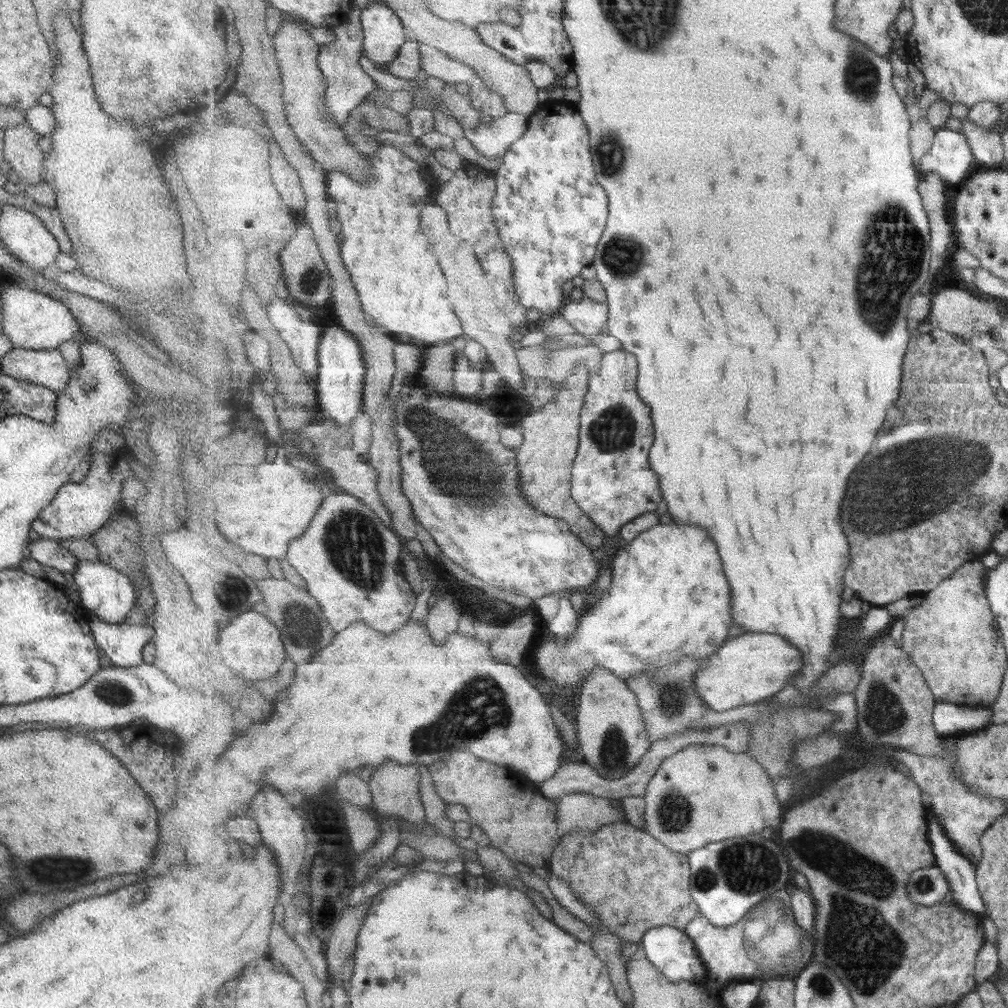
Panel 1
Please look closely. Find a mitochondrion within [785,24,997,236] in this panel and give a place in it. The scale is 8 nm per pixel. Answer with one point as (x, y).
(863, 83)

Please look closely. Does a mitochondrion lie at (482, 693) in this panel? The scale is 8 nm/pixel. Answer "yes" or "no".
yes

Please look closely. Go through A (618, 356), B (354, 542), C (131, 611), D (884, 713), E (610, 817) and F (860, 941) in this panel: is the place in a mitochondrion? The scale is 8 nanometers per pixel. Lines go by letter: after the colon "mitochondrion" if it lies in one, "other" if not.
A: other
B: mitochondrion
C: other
D: mitochondrion
E: other
F: mitochondrion

